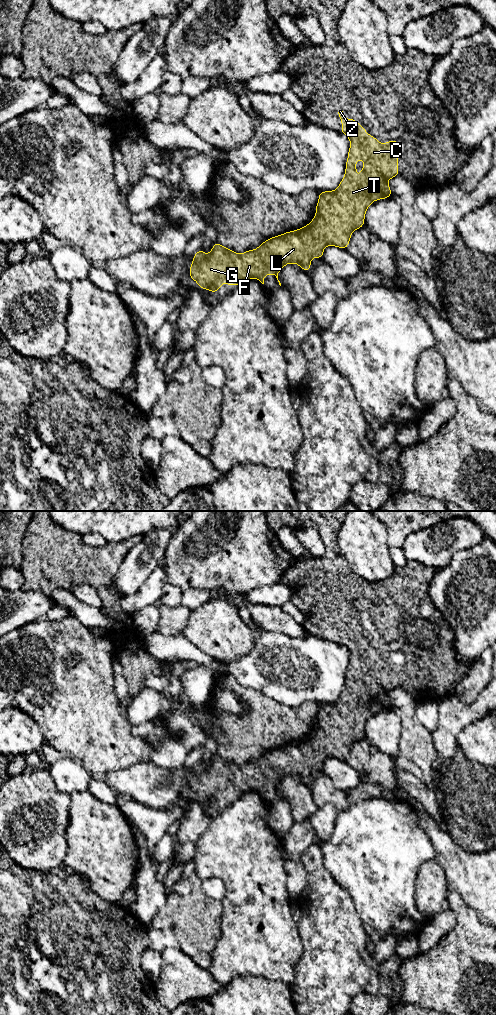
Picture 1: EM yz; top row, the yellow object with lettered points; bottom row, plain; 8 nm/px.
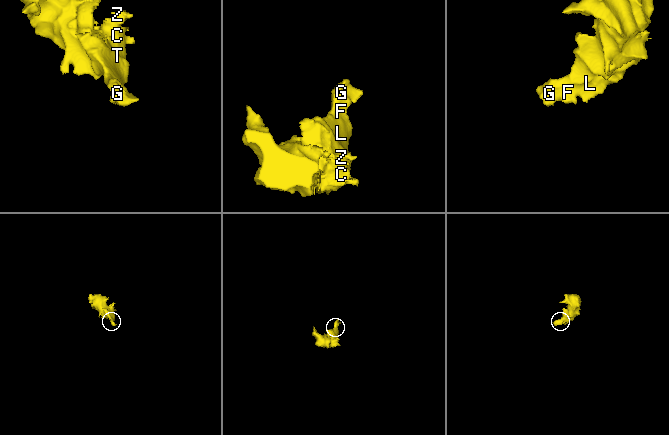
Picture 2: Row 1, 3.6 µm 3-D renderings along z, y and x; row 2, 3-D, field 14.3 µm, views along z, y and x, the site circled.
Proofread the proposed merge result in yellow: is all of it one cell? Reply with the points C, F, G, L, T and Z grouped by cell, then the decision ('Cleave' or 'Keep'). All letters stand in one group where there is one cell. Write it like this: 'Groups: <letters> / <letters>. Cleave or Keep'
Groups: C F G L T Z. Keep

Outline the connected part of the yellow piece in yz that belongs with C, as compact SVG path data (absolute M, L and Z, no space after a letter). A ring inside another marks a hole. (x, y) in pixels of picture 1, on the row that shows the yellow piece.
M341 107L336 114L340 116L340 122L343 124L340 132L344 133L351 141L351 146L348 151L348 159L346 162L345 176L335 191L319 192L316 215L313 220L301 229L272 237L263 242L256 250L248 250L242 254L237 254L236 252L223 247L218 242L214 243L212 251L207 255L205 255L204 251L200 249L194 255L193 262L189 270L191 279L198 283L199 288L208 289L211 292L217 293L223 282L227 285L238 286L252 278L256 278L264 284L265 275L272 273L278 280L278 273L286 264L289 263L298 264L303 270L309 271L311 269L311 259L313 257L322 259L325 246L336 246L342 249L347 248L352 232L364 226L365 212L372 202L392 196L387 181L400 175L398 172L398 140L386 141L386 144L382 145L374 138L373 135L369 136L368 132L365 131L355 119L345 119L343 107ZM357 159L362 159L364 161L364 168L360 171L360 177L358 179L356 178Z

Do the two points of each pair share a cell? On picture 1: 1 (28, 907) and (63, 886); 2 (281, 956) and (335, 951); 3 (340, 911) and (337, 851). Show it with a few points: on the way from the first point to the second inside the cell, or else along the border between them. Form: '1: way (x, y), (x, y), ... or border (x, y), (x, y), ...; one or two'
1: way (37, 907), (42, 907), (54, 895); one
2: border (299, 931), (302, 955), (295, 966), (295, 977); two
3: border (325, 867), (333, 879), (349, 894), (354, 904); two

